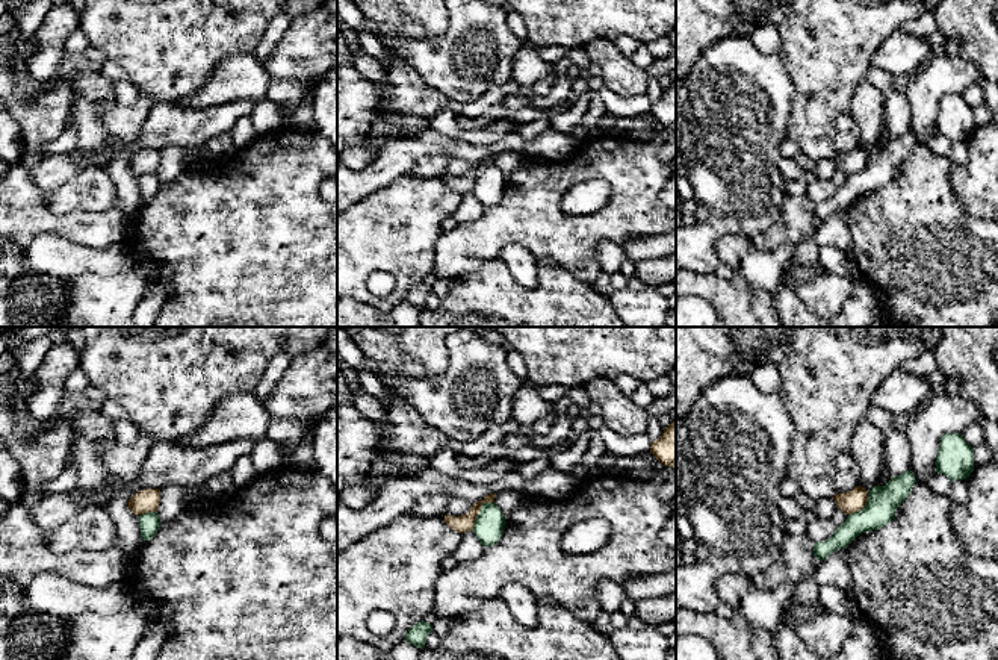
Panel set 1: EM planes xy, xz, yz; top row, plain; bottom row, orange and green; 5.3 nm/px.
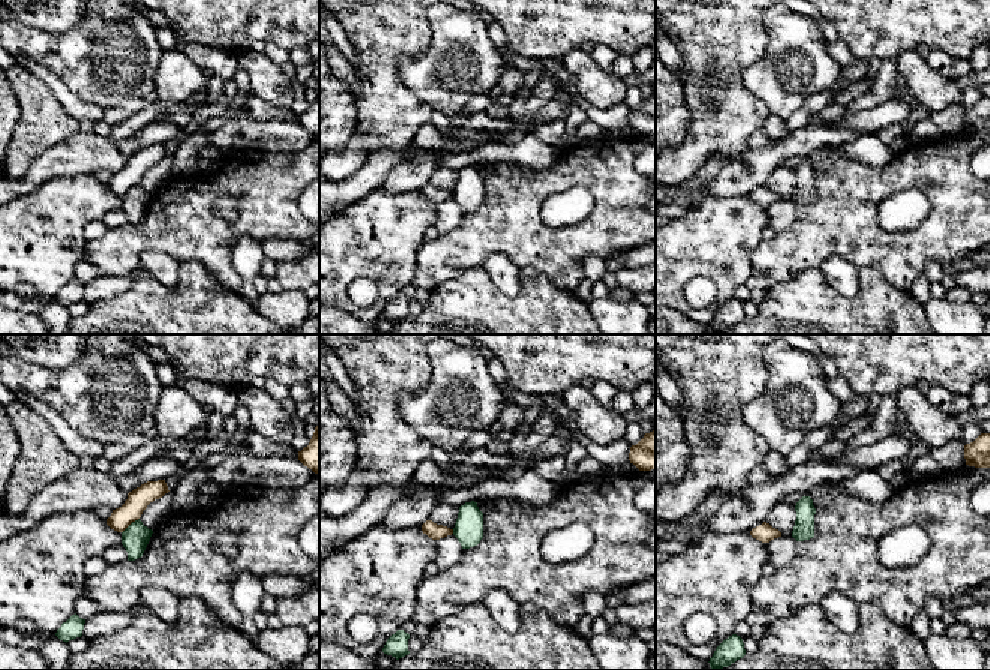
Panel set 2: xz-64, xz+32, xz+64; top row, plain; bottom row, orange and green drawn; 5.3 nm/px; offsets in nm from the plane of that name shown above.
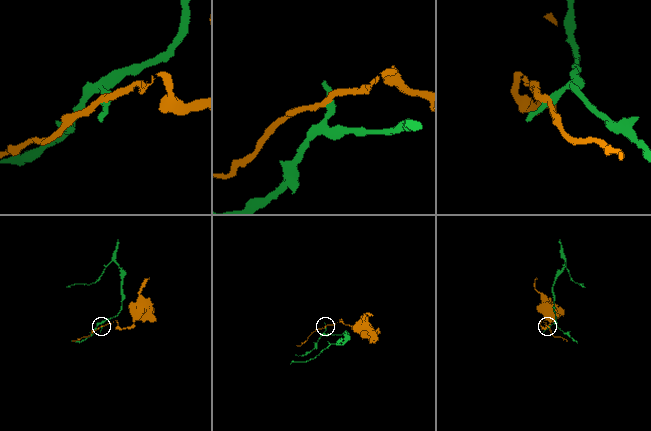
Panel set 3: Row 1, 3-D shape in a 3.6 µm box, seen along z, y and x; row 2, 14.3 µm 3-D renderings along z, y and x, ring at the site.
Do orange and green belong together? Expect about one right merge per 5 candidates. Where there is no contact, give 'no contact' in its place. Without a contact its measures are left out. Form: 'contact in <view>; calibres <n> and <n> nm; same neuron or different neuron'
contact in xz; calibres 90 and 160 nm; different neuron

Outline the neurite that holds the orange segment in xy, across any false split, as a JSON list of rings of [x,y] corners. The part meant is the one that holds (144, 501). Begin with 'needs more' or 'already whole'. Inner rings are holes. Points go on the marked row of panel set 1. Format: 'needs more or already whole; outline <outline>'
already whole; outline [[[144,489],[139,490],[129,500],[130,510],[141,516],[144,513],[157,512],[160,504],[160,490],[159,489]]]

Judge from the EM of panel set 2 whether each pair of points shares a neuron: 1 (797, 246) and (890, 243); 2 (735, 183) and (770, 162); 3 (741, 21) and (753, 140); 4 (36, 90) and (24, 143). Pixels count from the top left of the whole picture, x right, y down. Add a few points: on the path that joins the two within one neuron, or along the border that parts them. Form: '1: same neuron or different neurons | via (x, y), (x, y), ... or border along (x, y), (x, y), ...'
1: same neuron | via (819, 243), (867, 243)
2: same neuron | via (744, 176), (749, 176), (761, 164)
3: different neurons | border along (762, 126), (747, 138), (746, 147)
4: same neuron | via (36, 104), (36, 129)

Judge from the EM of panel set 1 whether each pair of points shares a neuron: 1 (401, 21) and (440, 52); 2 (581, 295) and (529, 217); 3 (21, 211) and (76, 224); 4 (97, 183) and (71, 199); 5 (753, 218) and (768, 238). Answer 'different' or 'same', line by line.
1: different
2: different
3: same
4: same
5: different

